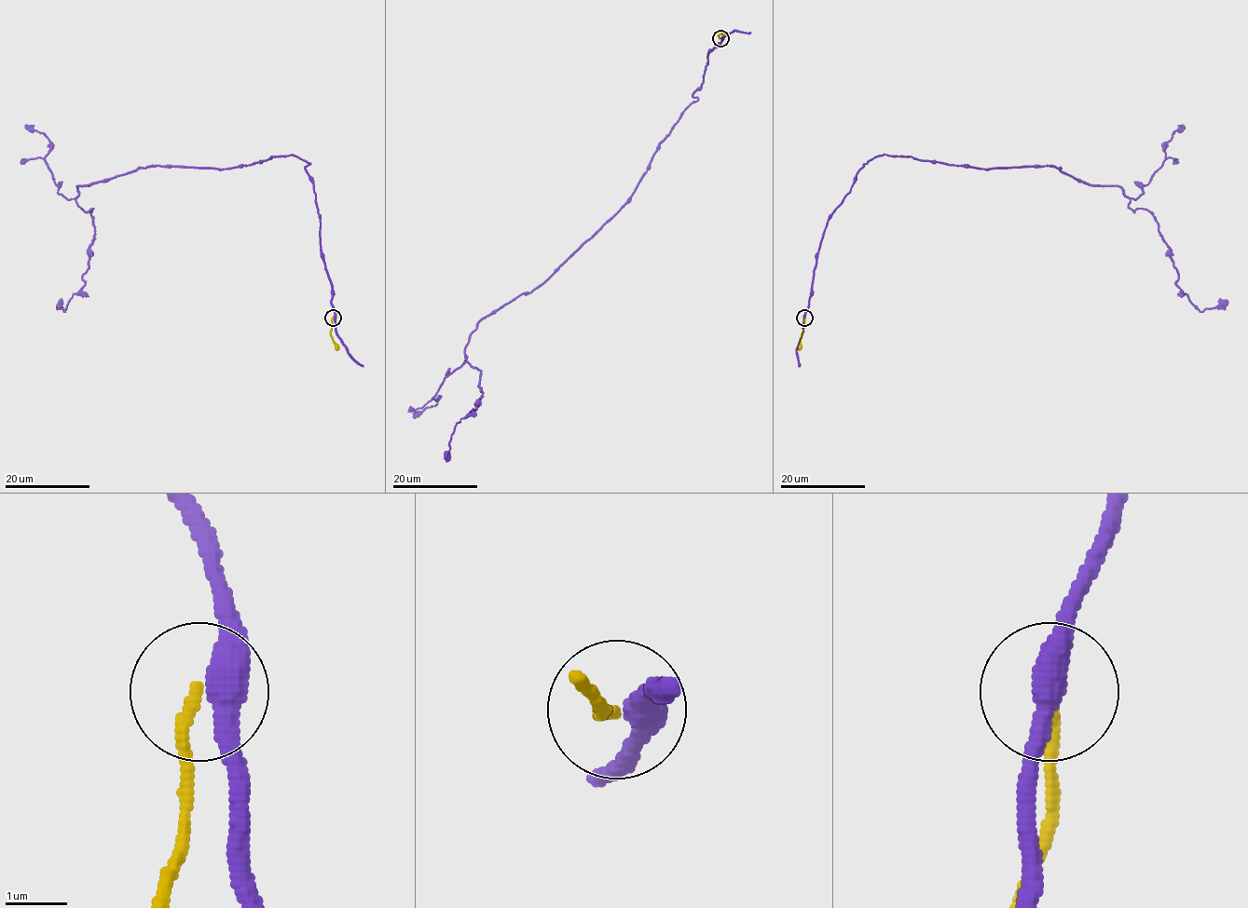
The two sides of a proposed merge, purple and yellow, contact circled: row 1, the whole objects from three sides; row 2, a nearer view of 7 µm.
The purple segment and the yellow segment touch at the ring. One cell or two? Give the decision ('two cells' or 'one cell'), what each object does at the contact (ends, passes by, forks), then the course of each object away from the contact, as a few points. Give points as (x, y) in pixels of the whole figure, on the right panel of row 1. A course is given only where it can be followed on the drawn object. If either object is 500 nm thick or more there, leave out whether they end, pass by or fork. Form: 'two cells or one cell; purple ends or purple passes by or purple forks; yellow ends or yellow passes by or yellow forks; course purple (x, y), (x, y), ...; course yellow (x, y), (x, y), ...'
two cells; purple passes by; yellow ends; course purple (804, 318), (829, 216), (884, 155), (1056, 166), (1118, 186), (1153, 215), (1176, 285), (1200, 311), (1228, 302); course yellow (804, 318), (799, 350)

